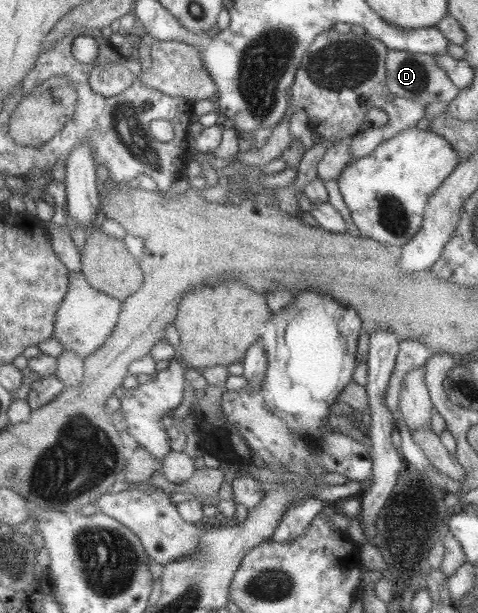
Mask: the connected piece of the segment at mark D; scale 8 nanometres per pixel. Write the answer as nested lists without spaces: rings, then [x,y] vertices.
[[[388,50],[384,67],[386,70],[386,89],[391,96],[399,97],[406,103],[428,105],[431,102],[447,104],[459,94],[457,87],[449,80],[443,68],[436,65],[430,54],[413,54],[404,50]]]

